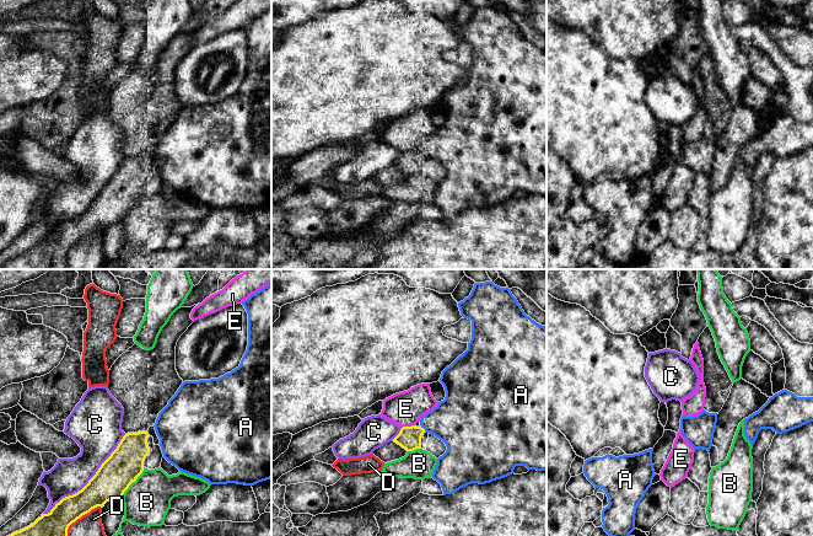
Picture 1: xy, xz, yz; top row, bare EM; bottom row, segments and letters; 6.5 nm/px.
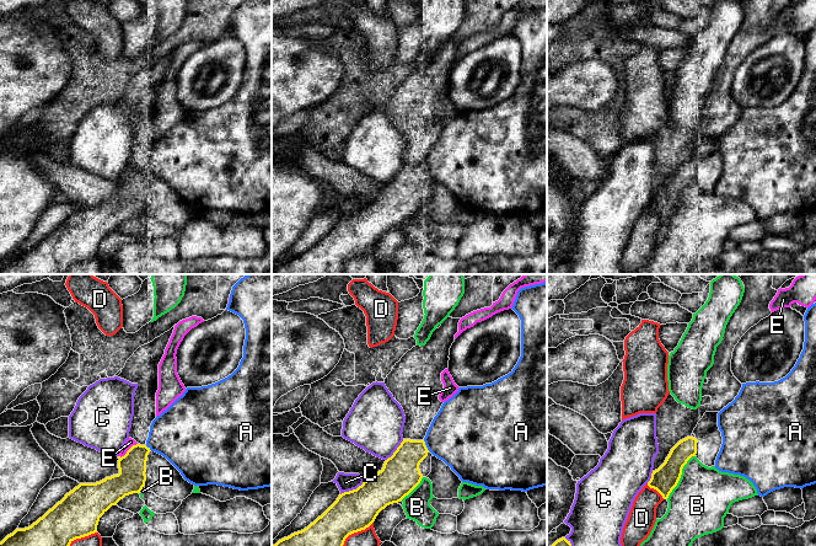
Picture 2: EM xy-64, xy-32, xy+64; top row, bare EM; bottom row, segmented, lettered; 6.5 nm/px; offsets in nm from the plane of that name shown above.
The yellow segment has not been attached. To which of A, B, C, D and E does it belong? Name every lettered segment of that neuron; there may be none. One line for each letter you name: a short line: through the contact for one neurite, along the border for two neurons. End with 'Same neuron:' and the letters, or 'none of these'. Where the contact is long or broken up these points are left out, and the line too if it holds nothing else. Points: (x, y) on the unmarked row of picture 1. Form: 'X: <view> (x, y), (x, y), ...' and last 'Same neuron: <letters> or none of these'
Same neuron: none of these

